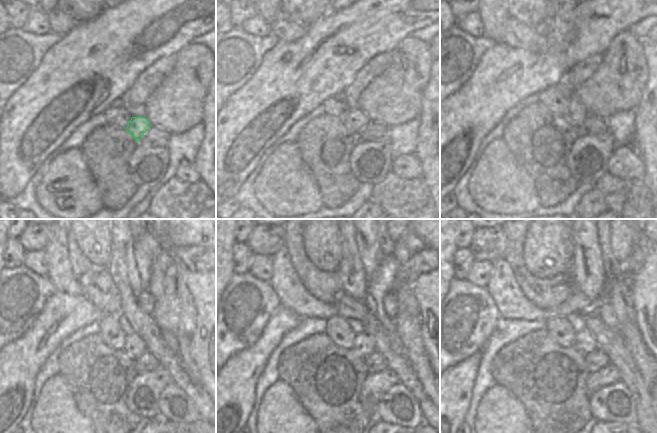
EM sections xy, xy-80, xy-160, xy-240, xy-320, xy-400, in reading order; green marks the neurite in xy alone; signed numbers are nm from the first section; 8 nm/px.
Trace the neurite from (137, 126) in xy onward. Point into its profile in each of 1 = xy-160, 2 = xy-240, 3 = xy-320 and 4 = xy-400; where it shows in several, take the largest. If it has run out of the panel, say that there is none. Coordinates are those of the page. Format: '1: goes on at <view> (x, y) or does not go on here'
1: goes on at xy-160 (575, 117)
2: goes on at xy-240 (134, 347)
3: goes on at xy-320 (363, 345)
4: goes on at xy-400 (584, 342)

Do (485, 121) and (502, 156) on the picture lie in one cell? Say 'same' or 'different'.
different

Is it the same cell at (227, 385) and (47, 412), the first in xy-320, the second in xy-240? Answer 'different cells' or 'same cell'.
different cells

